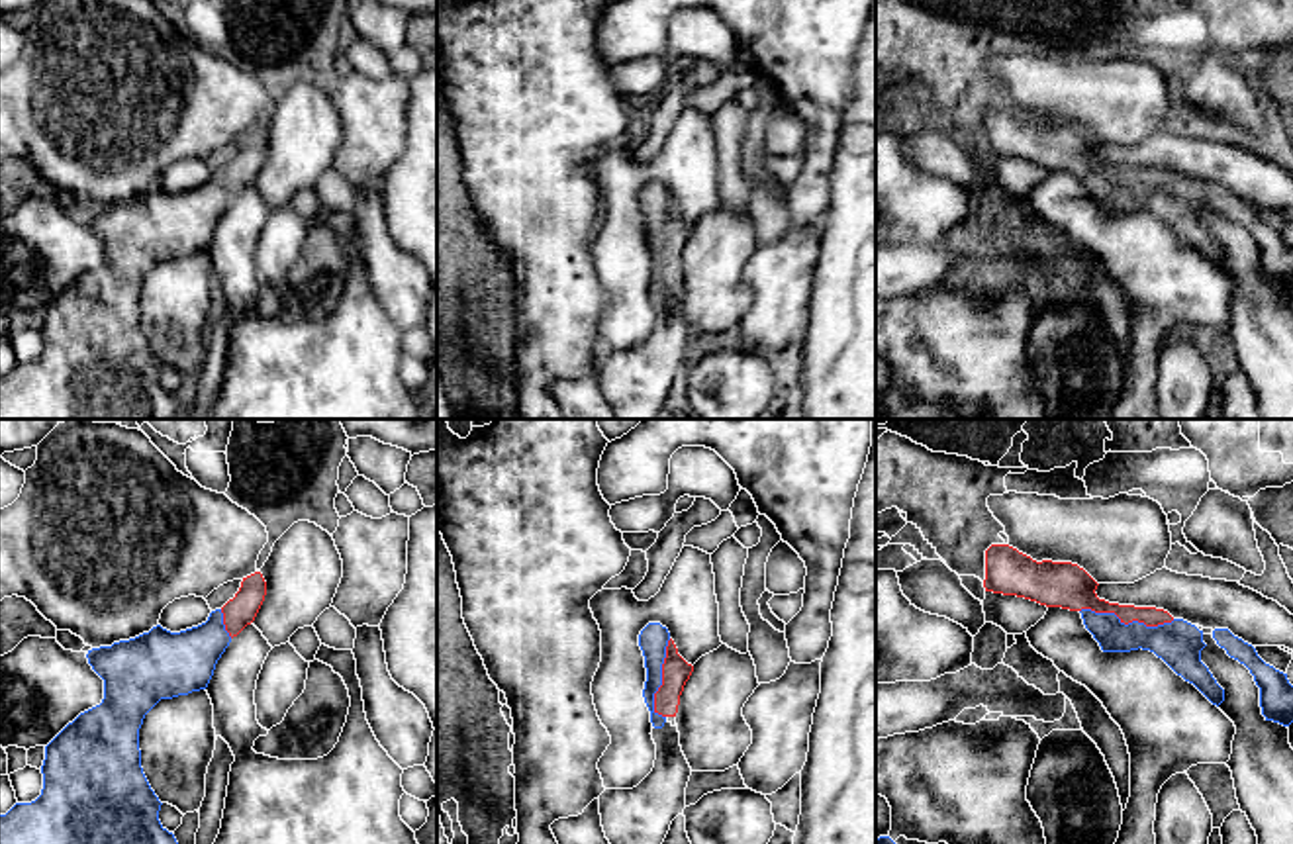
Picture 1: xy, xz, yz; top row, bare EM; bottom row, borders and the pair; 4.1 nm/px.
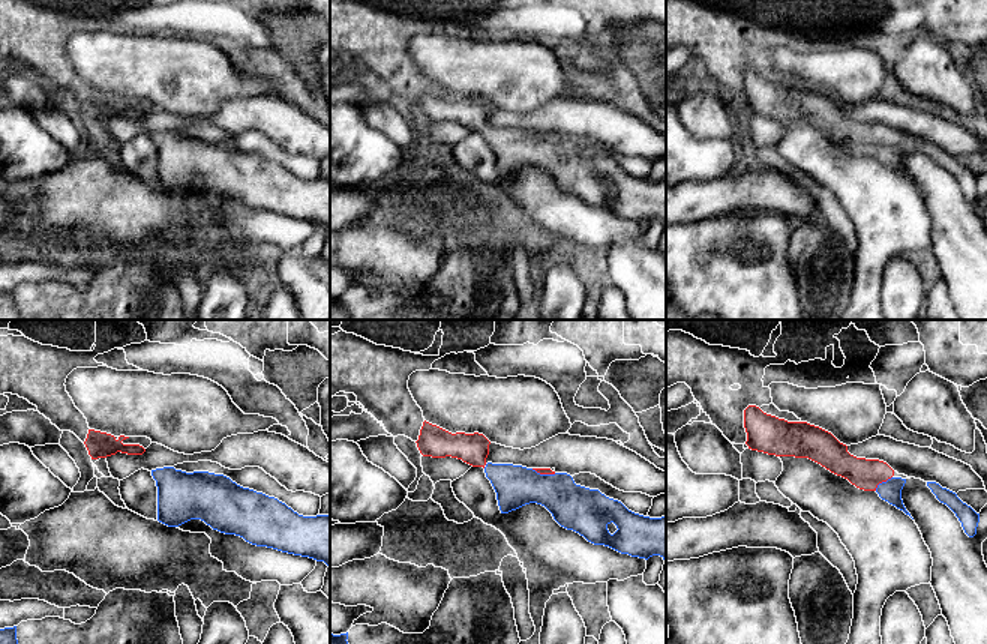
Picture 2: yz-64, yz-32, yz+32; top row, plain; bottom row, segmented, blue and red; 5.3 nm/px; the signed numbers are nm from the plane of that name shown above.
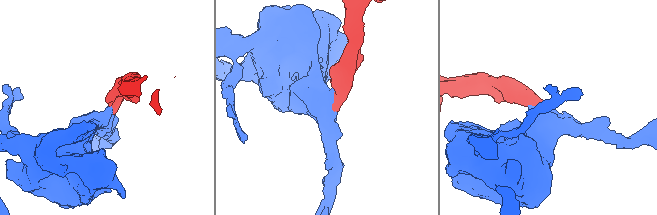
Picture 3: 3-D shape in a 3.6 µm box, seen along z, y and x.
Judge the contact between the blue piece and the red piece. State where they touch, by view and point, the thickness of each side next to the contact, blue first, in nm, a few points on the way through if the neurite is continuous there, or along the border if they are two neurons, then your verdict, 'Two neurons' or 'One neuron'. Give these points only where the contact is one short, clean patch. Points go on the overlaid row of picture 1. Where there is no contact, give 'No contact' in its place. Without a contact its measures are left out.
Touches blue at yz (1129, 623). Thickness 190 nm (blue) against 140 nm. Path across: yz (1178, 643), (1154, 629), (1129, 623), (1101, 613), (1078, 590). One neuron

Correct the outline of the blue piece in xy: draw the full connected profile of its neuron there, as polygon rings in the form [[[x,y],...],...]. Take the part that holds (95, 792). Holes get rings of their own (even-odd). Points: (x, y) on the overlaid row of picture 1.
[[[255,572],[198,627],[170,633],[157,625],[135,638],[88,650],[88,664],[104,680],[104,699],[45,746],[41,795],[0,815],[0,844],[178,844],[159,821],[163,803],[141,768],[139,728],[161,699],[208,687],[217,660],[231,638],[255,621],[264,595],[266,582]]]

